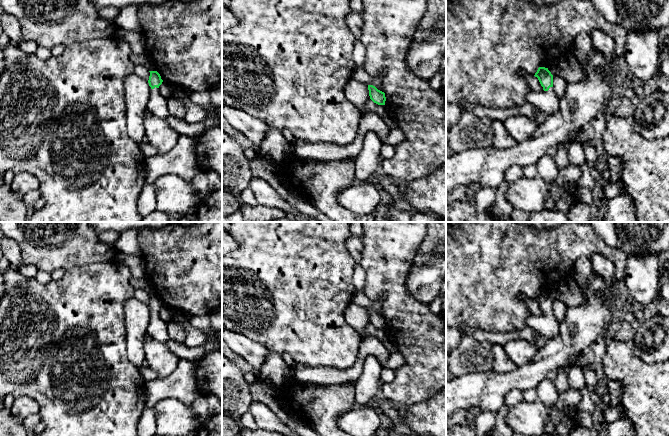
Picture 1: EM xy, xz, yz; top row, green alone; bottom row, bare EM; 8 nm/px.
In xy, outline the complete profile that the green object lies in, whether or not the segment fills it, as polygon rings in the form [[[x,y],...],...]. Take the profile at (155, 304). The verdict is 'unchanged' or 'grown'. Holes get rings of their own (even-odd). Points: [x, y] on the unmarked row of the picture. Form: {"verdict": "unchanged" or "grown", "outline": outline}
{"verdict": "grown", "outline": [[[149,295],[149,310],[151,311],[151,319],[147,327],[147,334],[160,343],[166,343],[170,338],[168,335],[168,323],[163,321],[159,316],[159,310],[162,308],[160,298],[157,295]]]}

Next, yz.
{"verdict": "grown", "outline": [[[539,291],[534,299],[538,302],[542,316],[530,315],[526,319],[526,326],[535,330],[542,336],[549,339],[554,339],[559,335],[559,321],[553,313],[553,299],[545,291]]]}

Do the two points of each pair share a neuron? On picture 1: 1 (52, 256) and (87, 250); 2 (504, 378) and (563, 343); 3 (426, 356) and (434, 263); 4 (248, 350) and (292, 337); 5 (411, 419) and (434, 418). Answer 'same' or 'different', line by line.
1: same
2: same
3: different
4: different
5: same

